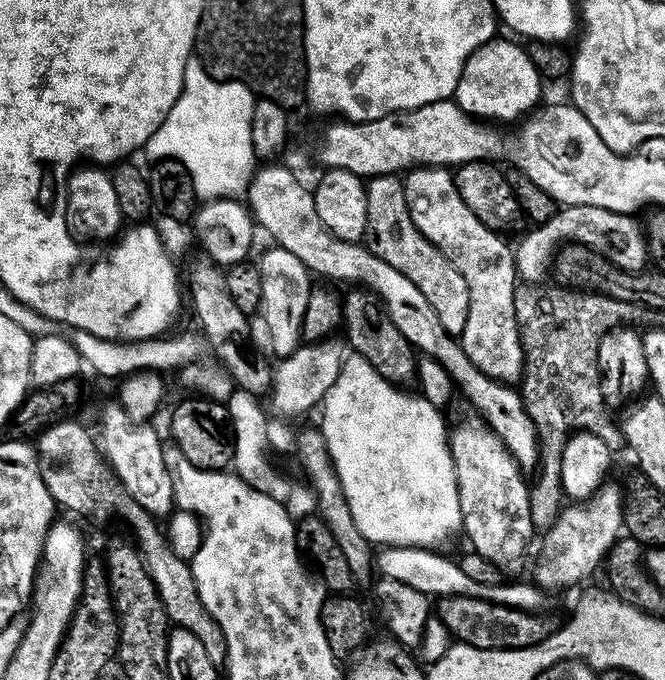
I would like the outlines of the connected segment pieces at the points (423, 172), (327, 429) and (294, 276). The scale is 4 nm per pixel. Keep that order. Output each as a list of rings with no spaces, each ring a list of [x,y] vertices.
[[[447,167],[412,168],[403,177],[403,182],[406,206],[410,210],[414,226],[418,226],[420,233],[434,246],[438,246],[442,254],[446,254],[446,258],[459,270],[462,278],[466,278],[466,286],[470,290],[470,314],[466,318],[463,334],[458,337],[461,347],[482,374],[507,385],[515,385],[524,373],[524,352],[520,344],[519,324],[515,321],[514,298],[518,275],[513,249],[504,241],[505,237],[501,233],[486,227],[478,214],[474,214],[474,210],[462,202],[462,194],[458,192],[453,173]]]
[[[351,353],[345,357],[342,368],[334,384],[330,387],[320,403],[322,418],[318,426],[327,440],[327,449],[330,450],[332,463],[336,467],[342,482],[344,496],[347,498],[351,510],[351,517],[355,520],[355,528],[366,537],[369,542],[391,542],[396,546],[440,546],[451,532],[461,531],[459,508],[459,488],[456,485],[455,464],[452,461],[449,448],[449,429],[444,422],[439,407],[430,404],[420,394],[404,394],[392,382],[385,379],[368,361],[360,354]]]
[[[277,246],[270,248],[263,254],[261,260],[258,260],[263,294],[261,311],[271,331],[274,345],[273,355],[283,359],[291,355],[301,343],[301,324],[312,289],[312,282],[310,282],[312,276],[307,267],[294,254]]]

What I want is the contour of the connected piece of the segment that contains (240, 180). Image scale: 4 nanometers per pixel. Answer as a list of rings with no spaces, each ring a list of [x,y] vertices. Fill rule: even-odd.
[[[199,59],[189,60],[184,71],[184,88],[180,91],[178,102],[174,102],[162,126],[158,126],[158,130],[154,130],[154,134],[148,139],[146,153],[148,152],[149,161],[177,160],[182,162],[182,166],[186,166],[186,170],[192,176],[196,195],[201,201],[243,197],[247,193],[248,184],[252,181],[254,169],[258,164],[258,157],[252,148],[250,138],[253,103],[254,94],[250,89],[235,82],[216,80],[204,69]]]

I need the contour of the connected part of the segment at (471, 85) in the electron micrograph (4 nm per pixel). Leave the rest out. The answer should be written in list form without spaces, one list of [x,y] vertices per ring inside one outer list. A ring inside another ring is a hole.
[[[493,38],[478,50],[474,50],[474,54],[470,54],[460,75],[454,97],[457,106],[464,112],[469,112],[485,122],[516,119],[519,121],[527,117],[541,103],[540,71],[528,57],[527,51],[515,44],[517,43],[515,39],[512,39],[513,41],[500,39]]]

